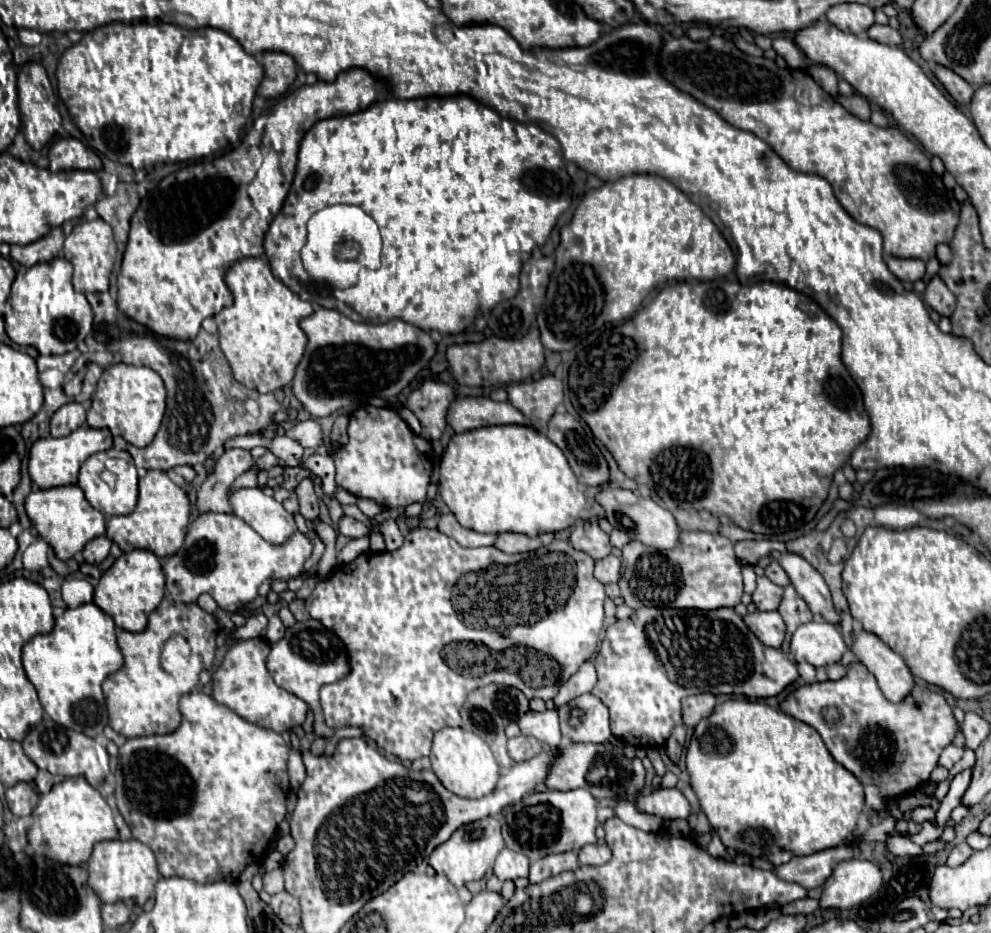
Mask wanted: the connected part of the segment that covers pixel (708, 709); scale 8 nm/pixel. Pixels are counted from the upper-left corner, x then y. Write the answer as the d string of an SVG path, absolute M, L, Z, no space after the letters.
M696 694L682 700L682 724L690 730L702 718L710 716L716 706L716 696L712 694Z

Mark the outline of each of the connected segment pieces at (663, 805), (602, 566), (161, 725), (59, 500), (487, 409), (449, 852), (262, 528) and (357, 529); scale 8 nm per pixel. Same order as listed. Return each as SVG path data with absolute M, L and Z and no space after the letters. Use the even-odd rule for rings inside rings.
M660 788L648 796L640 796L636 800L636 808L644 814L660 816L662 820L688 818L692 814L688 800L678 788Z
M610 554L608 558L596 560L596 564L594 564L594 576L602 584L618 582L618 578L620 578L620 558L616 558L614 554Z
M168 596L148 616L148 626L142 632L128 632L128 630L118 632L118 646L124 654L124 666L102 682L110 726L116 732L124 734L126 738L174 732L182 718L178 710L178 700L196 688L198 674L202 670L208 670L214 662L216 634L218 624L212 614L204 612L198 604L180 604Z
M76 484L30 492L26 498L26 512L30 522L38 530L40 538L44 538L54 548L60 560L72 558L76 552L80 552L86 546L86 542L106 534L106 516L96 508L92 508L82 488Z
M466 396L452 400L452 406L448 408L448 424L454 428L454 432L468 432L480 426L528 422L512 404L494 402L484 396Z
M492 816L470 822L468 826L460 826L448 838L448 842L440 844L428 858L428 864L434 868L437 874L444 874L456 888L462 888L470 880L482 880L492 874L492 862L496 860L496 854L504 848L504 838L500 834L500 822Z
M260 488L234 490L230 492L228 502L232 506L232 512L268 542L282 544L296 532L296 524L284 510L282 502L266 496Z
M344 516L338 524L338 532L348 536L348 538L360 538L360 536L368 536L370 534L370 528L364 526L362 522L350 518L350 516Z

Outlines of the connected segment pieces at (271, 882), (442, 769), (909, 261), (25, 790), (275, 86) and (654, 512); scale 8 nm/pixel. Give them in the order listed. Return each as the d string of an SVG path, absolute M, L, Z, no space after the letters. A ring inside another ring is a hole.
M282 868L270 870L264 874L264 890L268 894L278 894L284 890L284 876L282 876Z
M464 728L438 730L432 740L430 760L432 760L432 770L438 776L438 780L444 784L444 788L448 788L450 792L464 796L464 798L482 798L482 796L490 794L496 788L496 782L500 776L500 768L492 756L492 750L488 748L488 744L480 736L476 736Z
M884 256L884 262L888 266L888 270L892 270L892 274L896 278L900 278L902 282L916 282L922 280L924 276L924 262L916 260L916 258L894 258L894 256Z
M18 782L16 786L6 790L6 802L8 802L14 816L30 816L32 810L36 808L36 802L38 802L36 788L32 784Z
M262 52L256 58L266 72L258 96L278 99L296 78L296 62L284 52Z
M602 486L596 500L602 504L608 522L618 530L628 532L628 536L632 540L638 540L654 550L670 550L676 546L676 542L680 538L680 526L676 524L676 518L672 516L672 512L658 506L654 500L642 498L636 492L620 490L620 488L612 488L612 486Z

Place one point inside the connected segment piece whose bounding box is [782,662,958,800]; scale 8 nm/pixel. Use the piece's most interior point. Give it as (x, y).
(894, 746)

